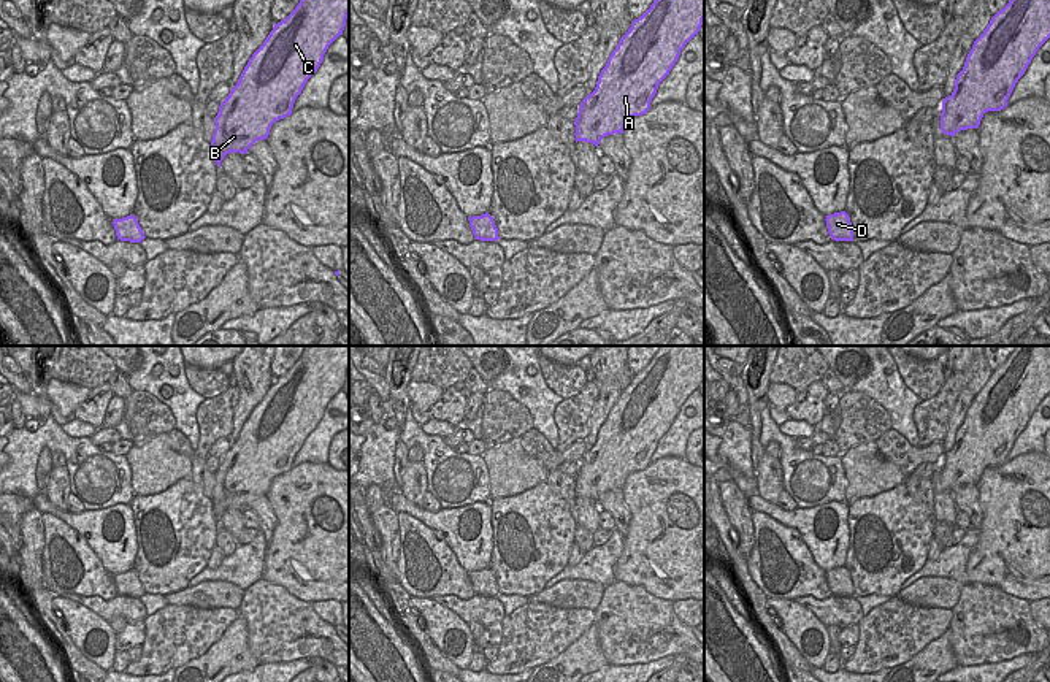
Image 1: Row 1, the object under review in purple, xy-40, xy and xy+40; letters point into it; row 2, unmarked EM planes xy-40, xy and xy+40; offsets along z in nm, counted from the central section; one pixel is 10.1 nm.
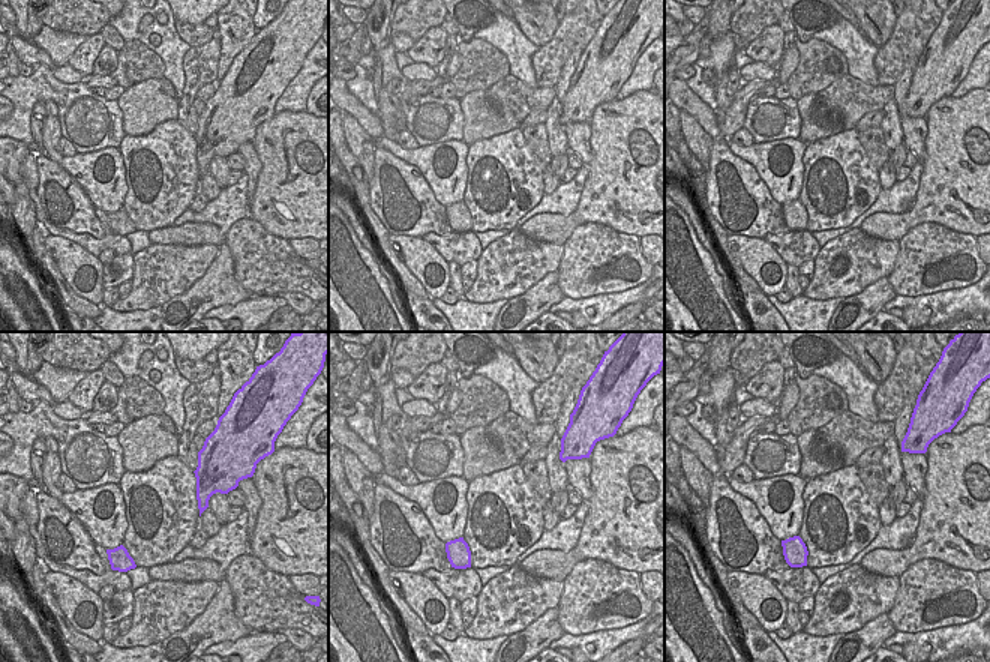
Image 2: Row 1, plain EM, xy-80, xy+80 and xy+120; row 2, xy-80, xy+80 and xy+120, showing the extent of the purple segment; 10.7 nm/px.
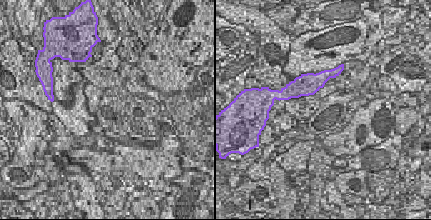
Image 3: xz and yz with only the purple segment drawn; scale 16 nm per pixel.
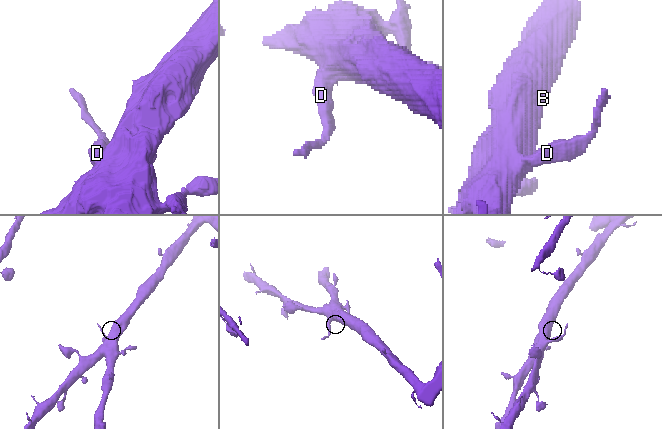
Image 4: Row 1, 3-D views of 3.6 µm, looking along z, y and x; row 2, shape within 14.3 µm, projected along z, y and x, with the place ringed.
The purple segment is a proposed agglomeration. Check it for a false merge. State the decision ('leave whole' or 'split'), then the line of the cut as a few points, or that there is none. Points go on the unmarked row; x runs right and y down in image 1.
split | xy-40 (141, 586), (134, 587), (126, 595)

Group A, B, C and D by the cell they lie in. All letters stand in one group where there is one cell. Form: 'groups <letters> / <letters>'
groups A B C / D

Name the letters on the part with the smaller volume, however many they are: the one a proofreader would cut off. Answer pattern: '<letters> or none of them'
D

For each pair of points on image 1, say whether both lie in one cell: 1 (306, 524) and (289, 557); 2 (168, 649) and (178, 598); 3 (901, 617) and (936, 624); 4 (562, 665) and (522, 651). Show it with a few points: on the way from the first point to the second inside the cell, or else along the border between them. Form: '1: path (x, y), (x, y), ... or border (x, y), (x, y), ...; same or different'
1: path (306, 532), (306, 540), (297, 549); same
2: border (168, 603), (213, 609); different
3: path (909, 624), (928, 624); same
4: border (579, 636), (555, 657), (540, 665); different

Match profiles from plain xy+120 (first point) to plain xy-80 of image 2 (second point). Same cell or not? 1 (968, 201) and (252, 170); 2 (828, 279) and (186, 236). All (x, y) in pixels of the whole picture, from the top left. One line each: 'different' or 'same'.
1: different
2: different

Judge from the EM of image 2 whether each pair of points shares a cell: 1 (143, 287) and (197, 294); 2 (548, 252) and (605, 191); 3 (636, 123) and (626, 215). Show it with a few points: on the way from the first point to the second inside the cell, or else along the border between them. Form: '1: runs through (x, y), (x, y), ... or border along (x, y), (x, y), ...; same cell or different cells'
1: border along (207, 269), (188, 288), (161, 305); different cells
2: border along (524, 233), (537, 240), (561, 245); different cells
3: runs through (636, 146), (635, 186), (632, 192); same cell

